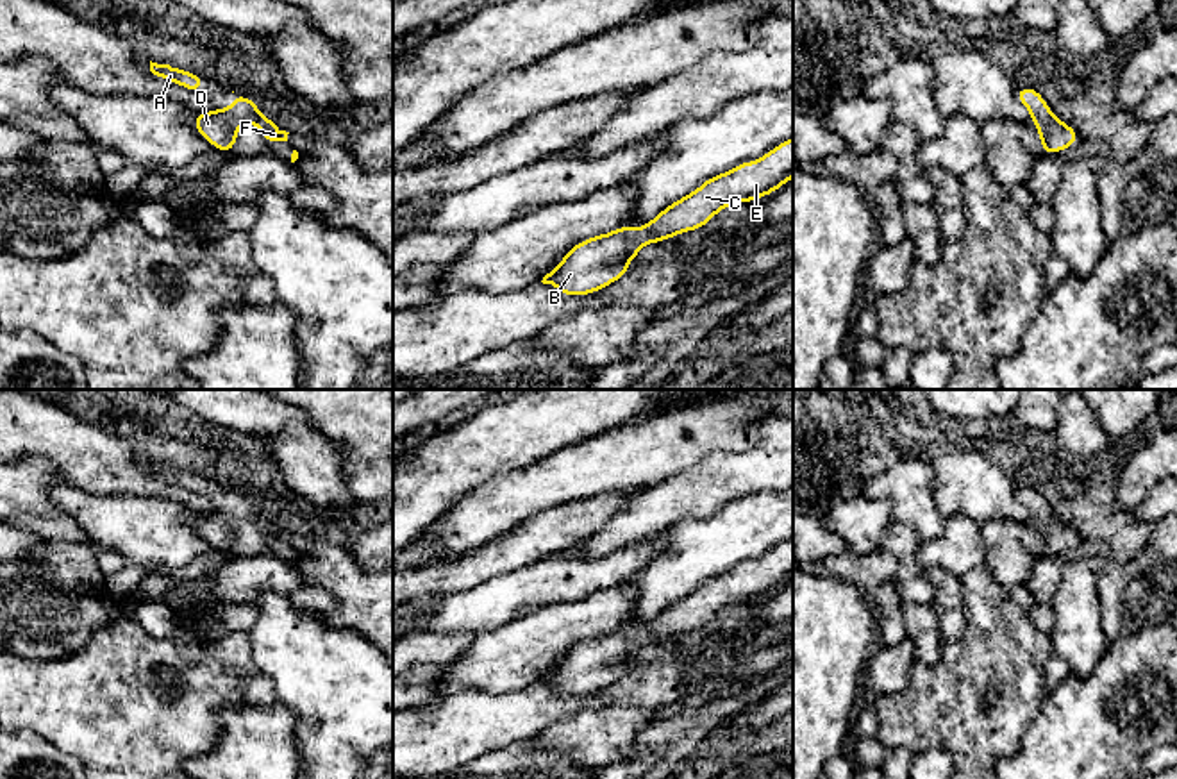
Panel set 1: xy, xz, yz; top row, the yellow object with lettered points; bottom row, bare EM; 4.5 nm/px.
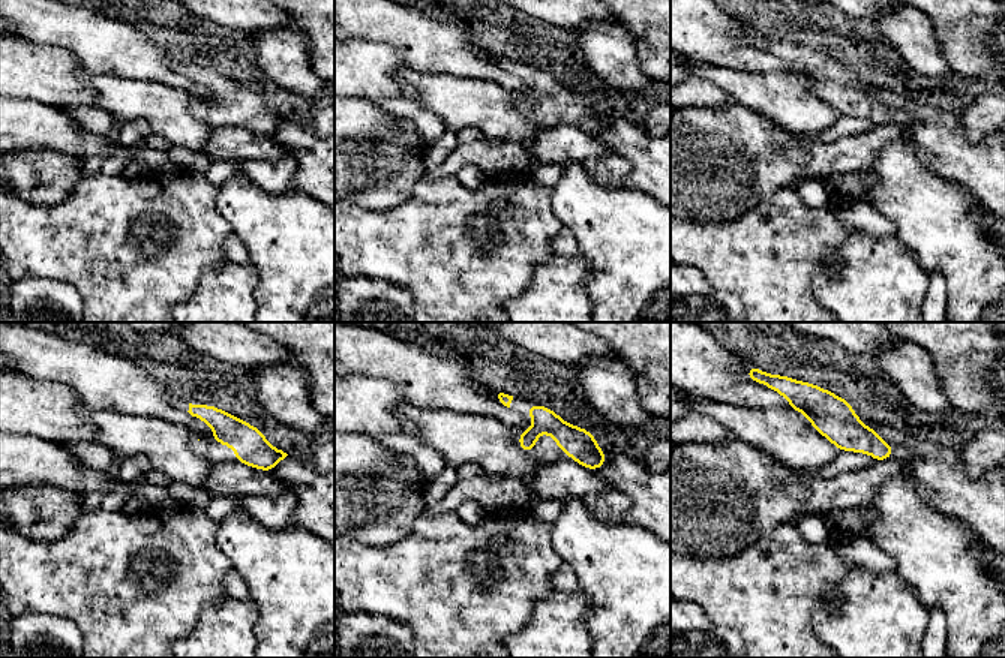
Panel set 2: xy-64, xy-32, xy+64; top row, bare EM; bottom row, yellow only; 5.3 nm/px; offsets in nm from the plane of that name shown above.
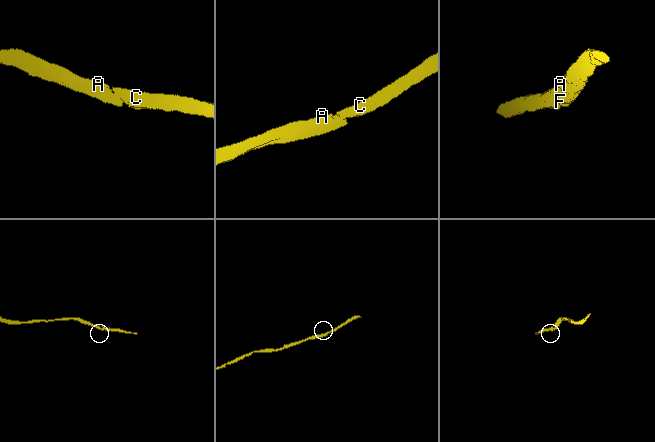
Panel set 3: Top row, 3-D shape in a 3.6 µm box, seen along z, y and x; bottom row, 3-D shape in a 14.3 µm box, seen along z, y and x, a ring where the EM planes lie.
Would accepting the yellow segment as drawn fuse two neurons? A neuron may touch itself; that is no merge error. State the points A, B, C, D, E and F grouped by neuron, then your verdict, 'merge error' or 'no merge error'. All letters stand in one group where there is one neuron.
A B C D E F; no merge error

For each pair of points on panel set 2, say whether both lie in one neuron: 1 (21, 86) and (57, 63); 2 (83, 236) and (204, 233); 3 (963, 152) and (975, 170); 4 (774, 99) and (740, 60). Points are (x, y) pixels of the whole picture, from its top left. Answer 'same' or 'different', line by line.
1: same
2: same
3: same
4: different

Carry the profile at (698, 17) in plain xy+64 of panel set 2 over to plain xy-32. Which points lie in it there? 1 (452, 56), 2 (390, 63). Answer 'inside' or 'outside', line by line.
1: inside
2: outside

